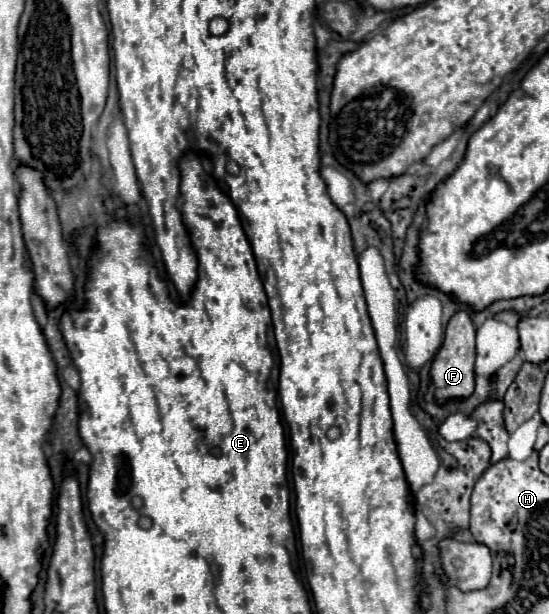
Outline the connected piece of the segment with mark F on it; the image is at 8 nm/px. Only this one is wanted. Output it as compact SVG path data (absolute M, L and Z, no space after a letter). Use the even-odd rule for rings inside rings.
M463 310L455 312L445 328L445 340L439 348L433 366L431 366L431 380L435 388L435 398L439 404L451 398L467 398L473 394L475 388L475 324L471 316Z

